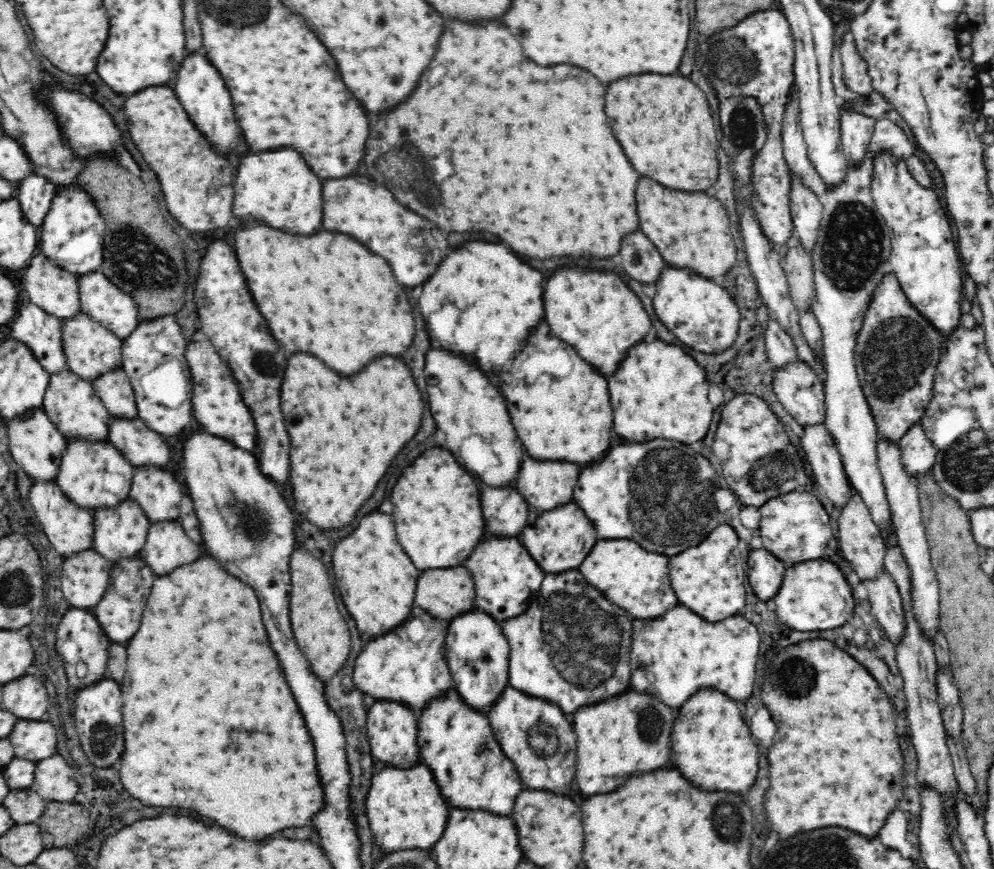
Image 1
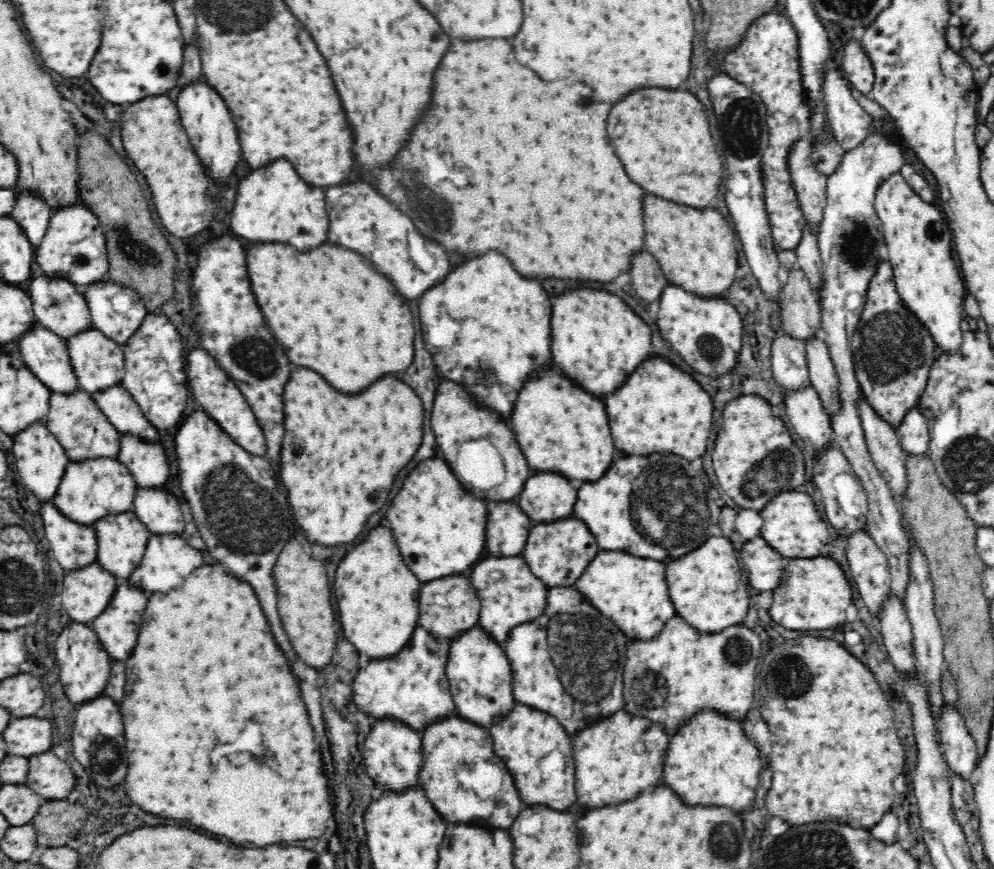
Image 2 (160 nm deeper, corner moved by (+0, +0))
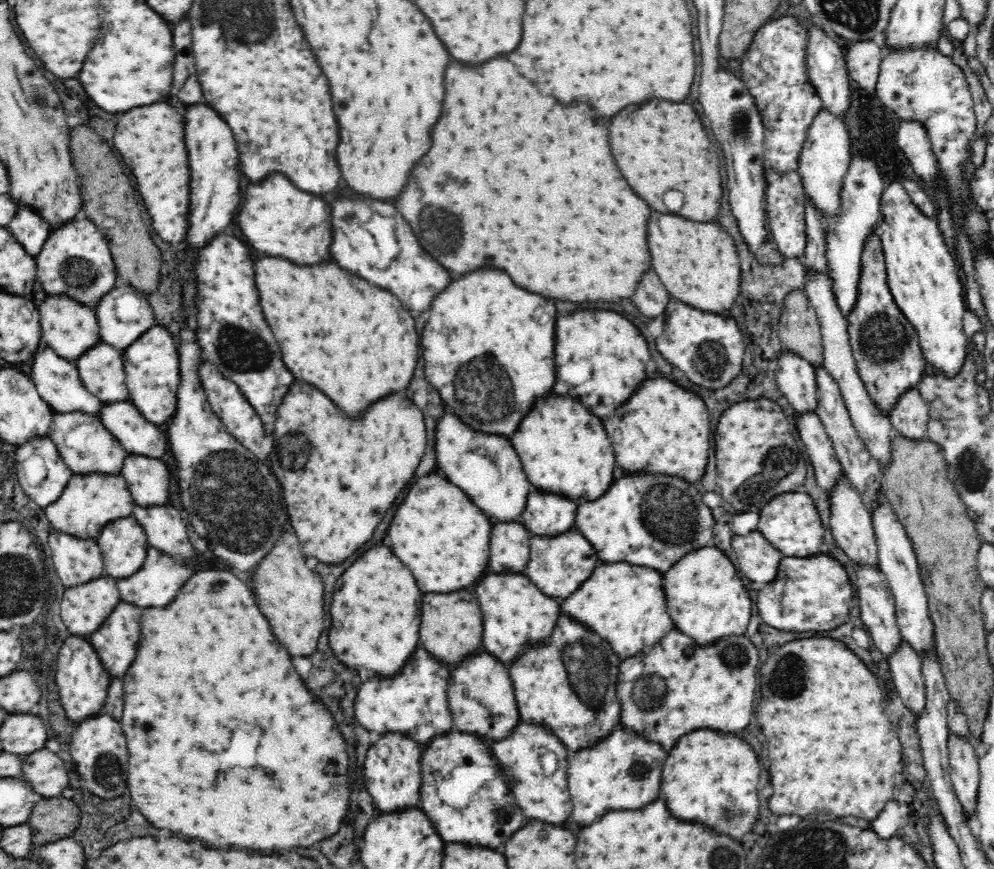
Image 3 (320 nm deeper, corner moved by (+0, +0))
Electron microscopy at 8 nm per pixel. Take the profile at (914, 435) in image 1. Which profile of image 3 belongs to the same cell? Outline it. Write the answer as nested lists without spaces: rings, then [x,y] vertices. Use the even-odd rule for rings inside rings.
[[[916,386],[904,390],[888,413],[895,432],[910,440],[927,438],[929,406]]]

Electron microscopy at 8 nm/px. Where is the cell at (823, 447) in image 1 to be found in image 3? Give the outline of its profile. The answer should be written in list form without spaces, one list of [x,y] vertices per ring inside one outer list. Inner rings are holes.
[[[844,476],[839,480],[831,498],[830,508],[832,508],[832,514],[830,514],[830,524],[832,524],[832,534],[834,534],[837,545],[846,553],[854,566],[878,569],[878,545],[875,539],[873,522],[868,509],[864,507],[864,503],[860,499],[860,495],[850,485],[848,477]]]

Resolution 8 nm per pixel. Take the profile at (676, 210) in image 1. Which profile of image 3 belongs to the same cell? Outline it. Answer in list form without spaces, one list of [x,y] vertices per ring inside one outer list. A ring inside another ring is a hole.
[[[652,212],[648,244],[654,272],[672,298],[710,313],[728,314],[740,294],[740,263],[734,240],[718,222],[690,222],[680,216]]]

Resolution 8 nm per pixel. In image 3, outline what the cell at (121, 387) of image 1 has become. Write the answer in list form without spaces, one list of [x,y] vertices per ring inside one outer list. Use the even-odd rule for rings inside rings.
[[[131,402],[103,403],[99,417],[128,455],[156,459],[164,456],[167,444],[164,432],[147,421]]]

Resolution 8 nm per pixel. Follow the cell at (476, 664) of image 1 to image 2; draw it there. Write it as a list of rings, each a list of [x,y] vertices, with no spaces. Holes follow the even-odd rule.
[[[480,626],[464,631],[452,640],[447,661],[447,677],[455,712],[464,720],[482,728],[492,728],[516,704],[513,674],[504,647],[498,645]]]

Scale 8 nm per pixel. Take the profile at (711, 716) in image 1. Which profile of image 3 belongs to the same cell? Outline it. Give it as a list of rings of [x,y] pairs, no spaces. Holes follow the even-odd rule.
[[[696,730],[680,738],[664,762],[660,796],[668,810],[684,822],[700,822],[716,834],[742,840],[758,820],[758,776],[760,762],[754,750],[740,738]]]

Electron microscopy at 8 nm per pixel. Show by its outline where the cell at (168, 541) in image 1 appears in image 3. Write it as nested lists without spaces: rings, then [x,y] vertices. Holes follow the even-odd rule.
[[[149,546],[144,564],[131,577],[116,579],[118,592],[120,598],[122,598],[120,602],[134,604],[138,608],[162,608],[170,600],[176,598],[176,592],[178,592],[180,584],[184,584],[193,573],[190,567],[186,567],[182,561],[176,561],[174,558]]]

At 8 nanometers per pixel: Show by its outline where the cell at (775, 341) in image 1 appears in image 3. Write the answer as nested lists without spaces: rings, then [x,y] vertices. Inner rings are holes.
[[[792,351],[779,356],[775,379],[782,395],[798,415],[818,408],[816,368]]]

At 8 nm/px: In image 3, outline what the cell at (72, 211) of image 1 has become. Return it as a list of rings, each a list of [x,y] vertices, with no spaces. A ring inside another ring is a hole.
[[[82,215],[52,230],[42,250],[35,256],[35,262],[38,296],[68,297],[95,310],[100,299],[120,285],[105,235]]]

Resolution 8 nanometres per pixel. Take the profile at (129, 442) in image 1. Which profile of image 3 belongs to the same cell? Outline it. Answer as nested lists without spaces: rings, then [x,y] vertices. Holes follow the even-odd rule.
[[[129,454],[121,475],[130,491],[133,506],[149,507],[168,504],[170,472],[160,459]]]

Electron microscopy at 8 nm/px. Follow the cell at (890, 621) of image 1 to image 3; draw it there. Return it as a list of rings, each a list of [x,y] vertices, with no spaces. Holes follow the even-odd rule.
[[[902,640],[898,650],[887,660],[898,698],[918,720],[926,706],[926,689],[921,658]]]

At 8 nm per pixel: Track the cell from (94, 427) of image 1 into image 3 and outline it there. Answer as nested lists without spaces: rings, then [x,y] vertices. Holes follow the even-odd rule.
[[[82,412],[53,413],[47,437],[56,445],[62,460],[74,475],[121,474],[125,458],[128,455],[124,447],[116,441],[110,431],[106,430],[100,417],[96,417],[96,415]]]

